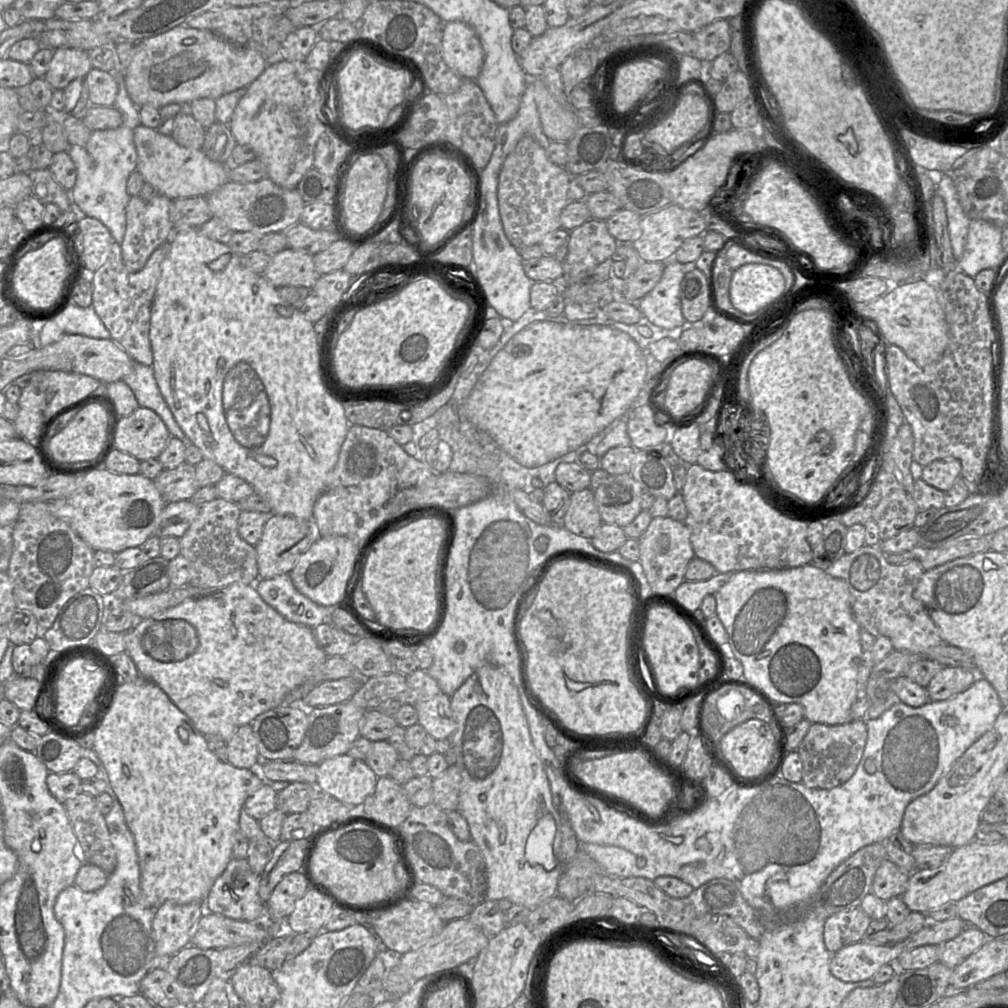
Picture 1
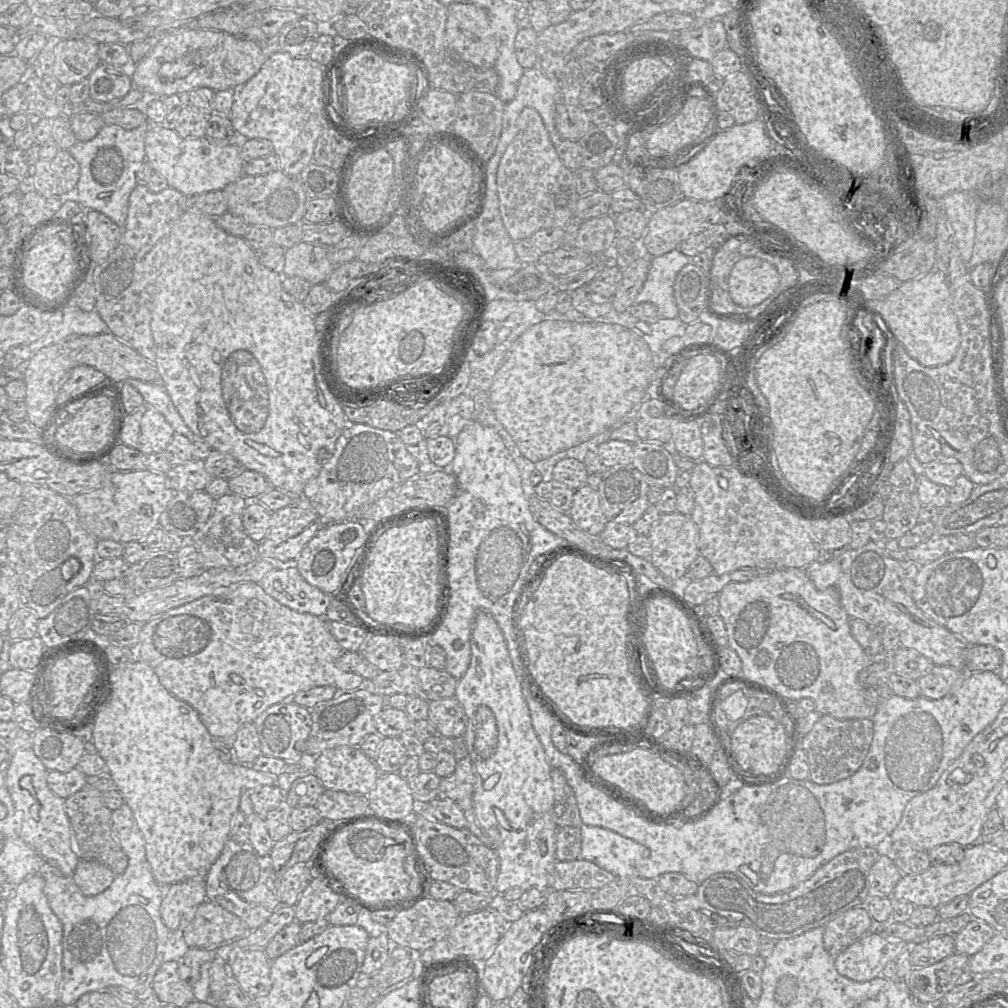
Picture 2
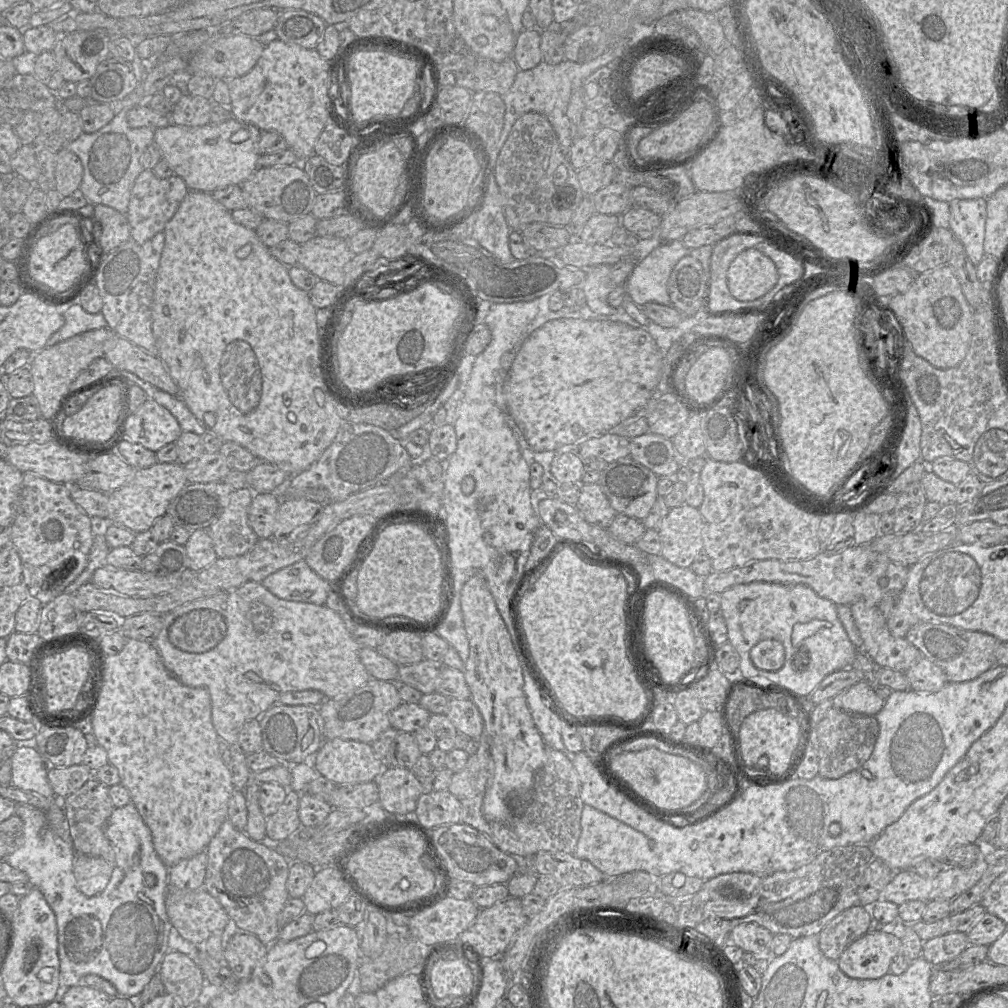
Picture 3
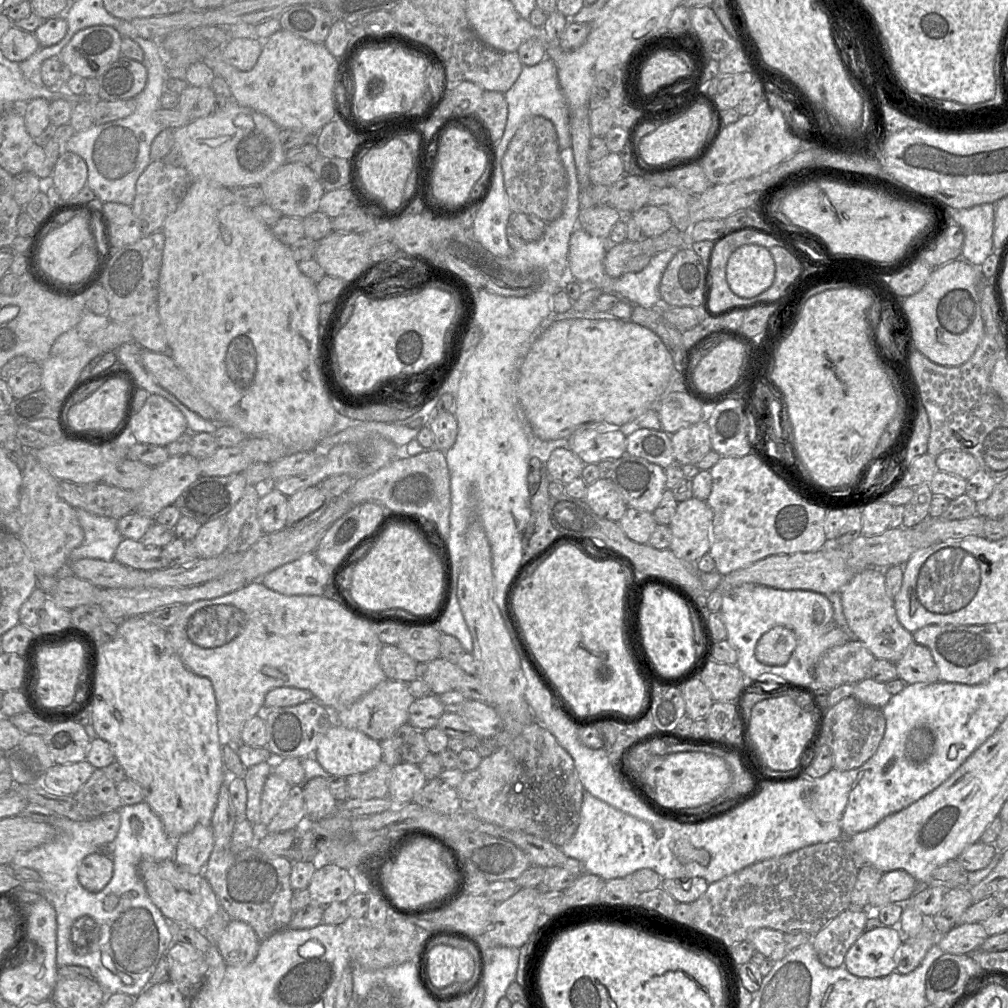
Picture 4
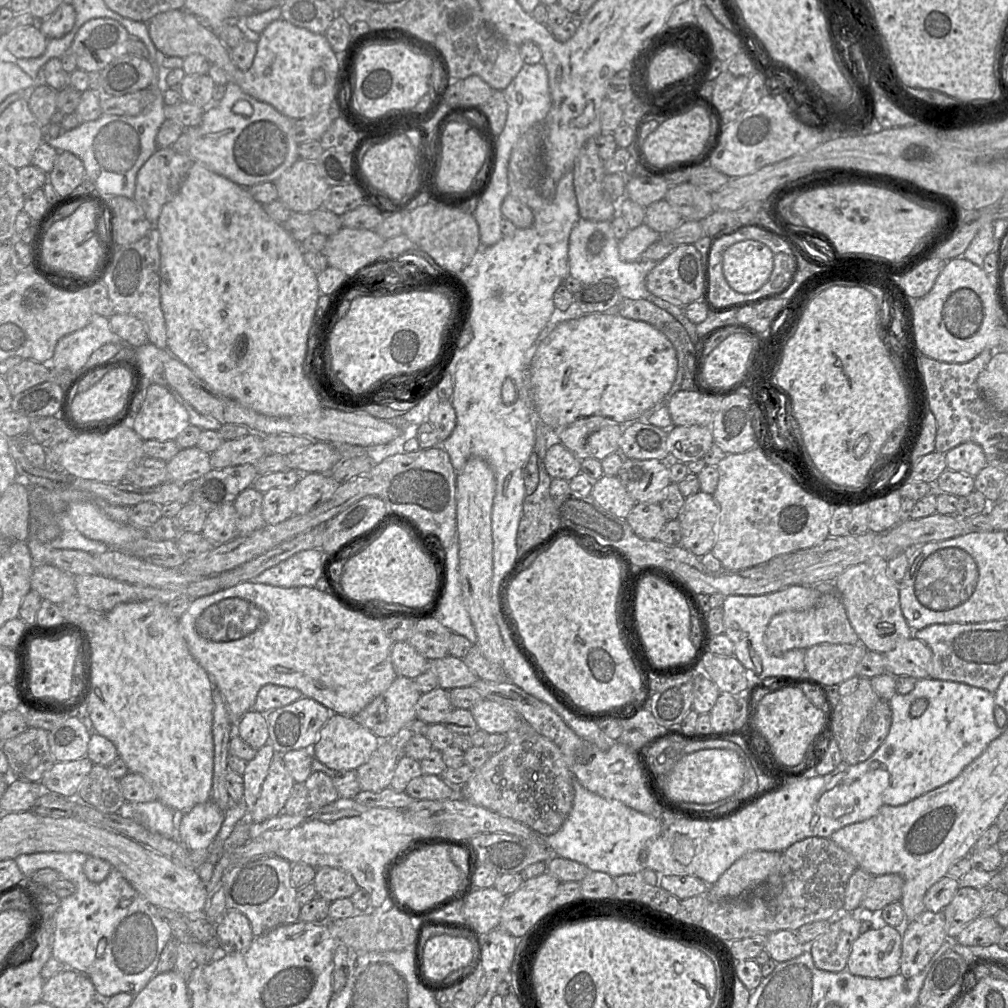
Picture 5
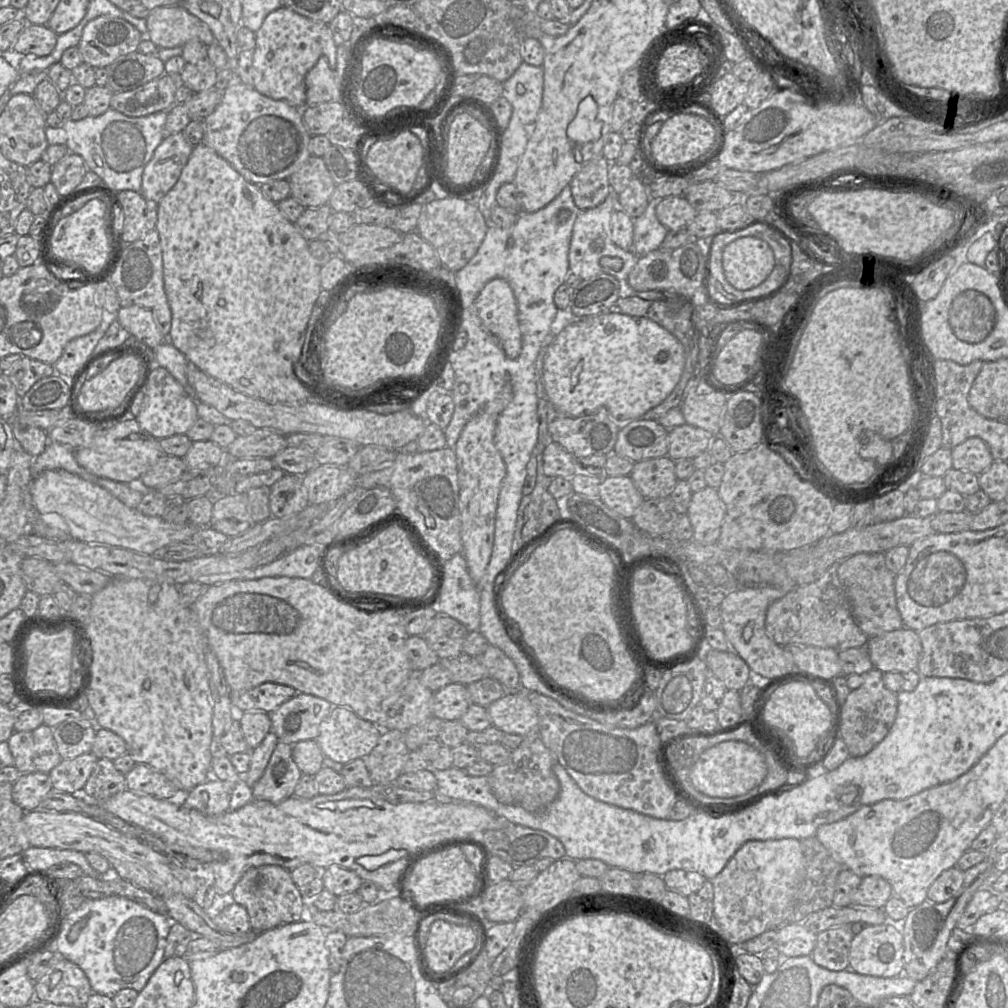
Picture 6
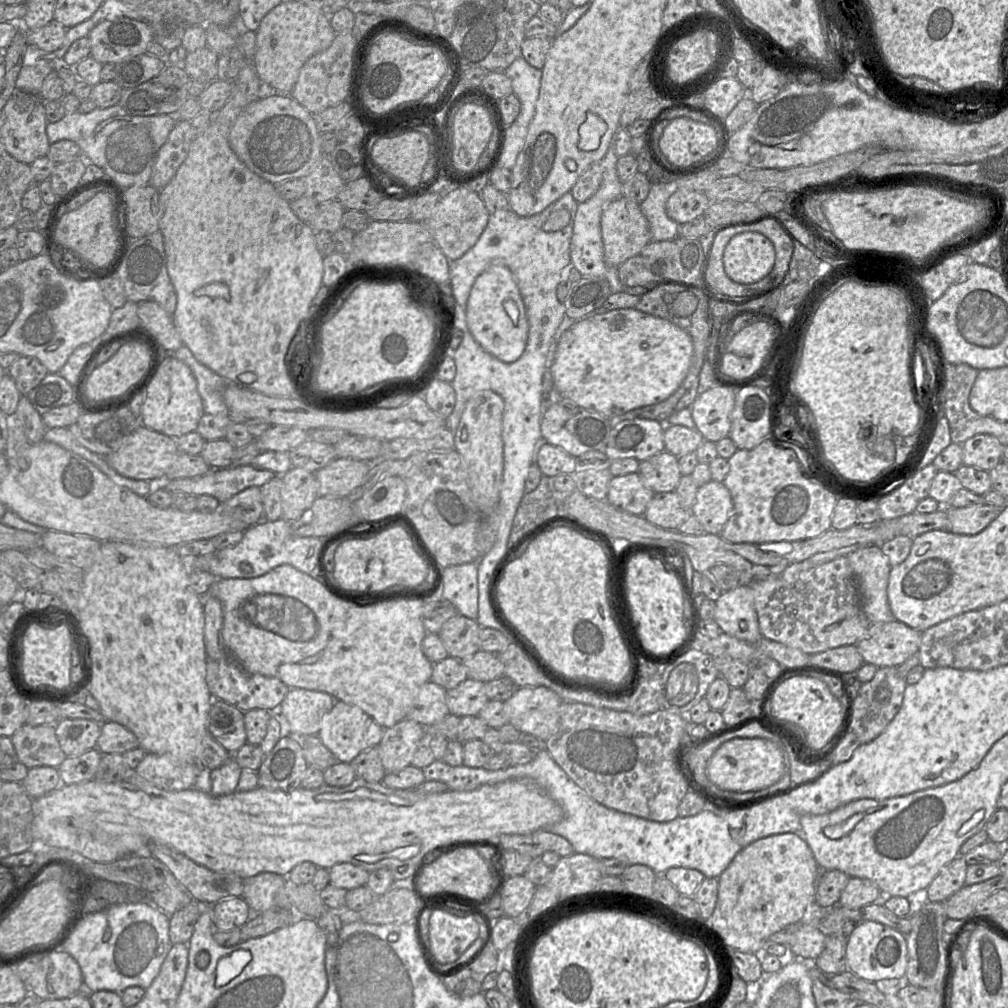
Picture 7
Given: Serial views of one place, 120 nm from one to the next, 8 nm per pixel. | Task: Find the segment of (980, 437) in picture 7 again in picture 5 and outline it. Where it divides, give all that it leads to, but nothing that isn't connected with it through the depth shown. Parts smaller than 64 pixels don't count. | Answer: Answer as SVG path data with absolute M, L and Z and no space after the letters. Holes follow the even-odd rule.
M964 442L945 454L947 469L975 477L986 465L982 448L974 442Z

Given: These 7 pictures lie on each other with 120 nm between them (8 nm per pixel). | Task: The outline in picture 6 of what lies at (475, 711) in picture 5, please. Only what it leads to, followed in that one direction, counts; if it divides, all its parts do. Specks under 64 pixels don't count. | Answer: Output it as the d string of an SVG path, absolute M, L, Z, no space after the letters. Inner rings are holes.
M521 687L516 690L516 691L508 691L503 697L500 699L494 701L490 705L487 706L487 710L492 722L492 725L495 726L496 728L500 729L503 731L505 734L516 734L520 736L527 736L527 735L538 735L538 714L537 714L537 709L536 707L530 702L530 700L526 696L526 691L532 691L532 690L522 690Z

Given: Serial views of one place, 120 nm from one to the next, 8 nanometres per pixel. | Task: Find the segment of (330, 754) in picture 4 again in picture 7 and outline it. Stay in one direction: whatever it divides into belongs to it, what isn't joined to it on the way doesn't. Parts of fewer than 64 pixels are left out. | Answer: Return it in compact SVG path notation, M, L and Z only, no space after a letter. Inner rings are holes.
M335 701L332 709L323 717L318 736L337 762L350 763L362 751L377 747L383 731L384 728L358 706Z

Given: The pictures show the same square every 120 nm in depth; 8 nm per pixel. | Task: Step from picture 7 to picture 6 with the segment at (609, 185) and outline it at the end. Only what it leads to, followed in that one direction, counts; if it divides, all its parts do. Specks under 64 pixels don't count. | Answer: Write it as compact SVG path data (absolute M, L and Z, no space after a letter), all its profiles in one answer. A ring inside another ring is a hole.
M611 192L598 206L579 211L572 230L568 262L570 272L580 276L582 280L598 274L612 275L619 283L619 297L627 298L636 296L636 291L628 283L628 276L639 256L633 251L618 247L611 238L611 217L618 208L617 195Z

